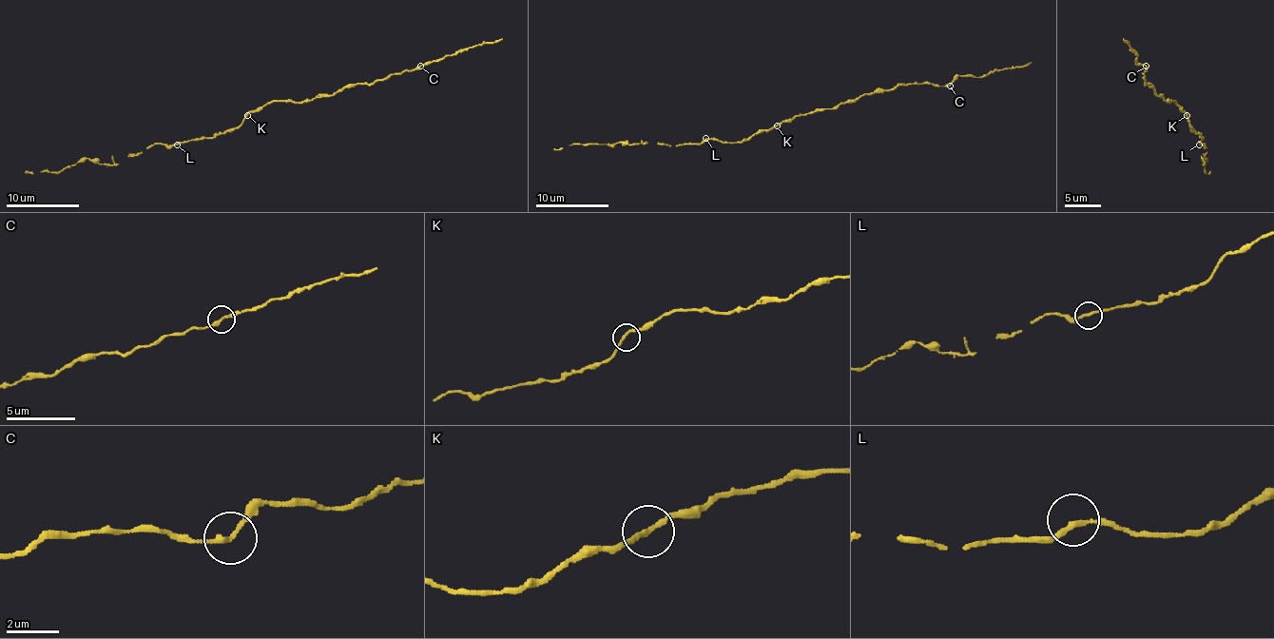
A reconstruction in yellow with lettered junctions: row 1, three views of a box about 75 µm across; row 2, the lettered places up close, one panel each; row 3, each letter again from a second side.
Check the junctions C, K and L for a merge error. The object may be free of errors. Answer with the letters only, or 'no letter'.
C

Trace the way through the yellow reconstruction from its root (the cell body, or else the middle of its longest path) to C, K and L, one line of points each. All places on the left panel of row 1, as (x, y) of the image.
C: (263, 105), (271, 101), (307, 103), (317, 97), (329, 97), (357, 85), (373, 85), (420, 67)
K: (263, 105), (247, 115)
L: (263, 105), (253, 109), (239, 125), (211, 139), (191, 139), (177, 145)

